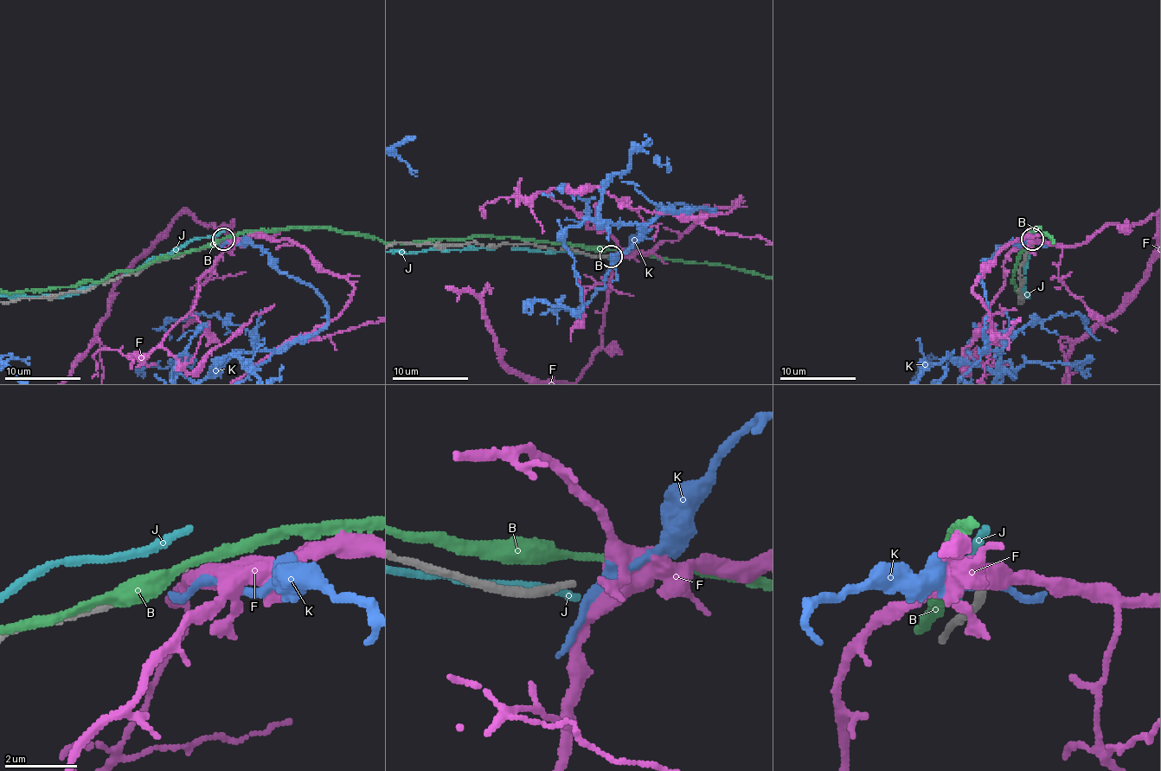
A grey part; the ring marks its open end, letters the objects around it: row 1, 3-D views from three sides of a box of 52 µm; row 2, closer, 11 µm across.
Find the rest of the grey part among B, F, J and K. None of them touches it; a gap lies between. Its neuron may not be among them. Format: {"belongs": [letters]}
{"belongs": []}

